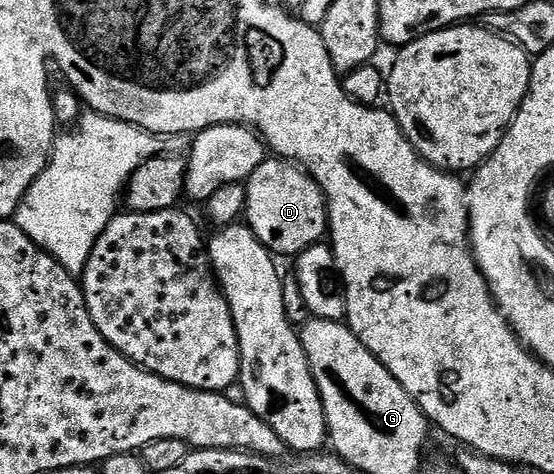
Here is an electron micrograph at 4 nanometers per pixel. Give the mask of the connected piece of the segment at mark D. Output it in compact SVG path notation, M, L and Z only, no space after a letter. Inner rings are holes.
M268 159L264 163L260 163L260 167L256 167L256 171L252 171L250 180L245 182L246 186L246 211L244 214L245 224L250 226L250 230L256 235L258 242L264 246L265 249L270 250L271 254L279 255L278 253L283 253L284 256L293 258L299 253L303 253L308 247L319 244L327 236L328 233L328 218L326 215L326 197L322 193L321 187L312 180L310 174L302 168L301 165L287 161L285 159Z

